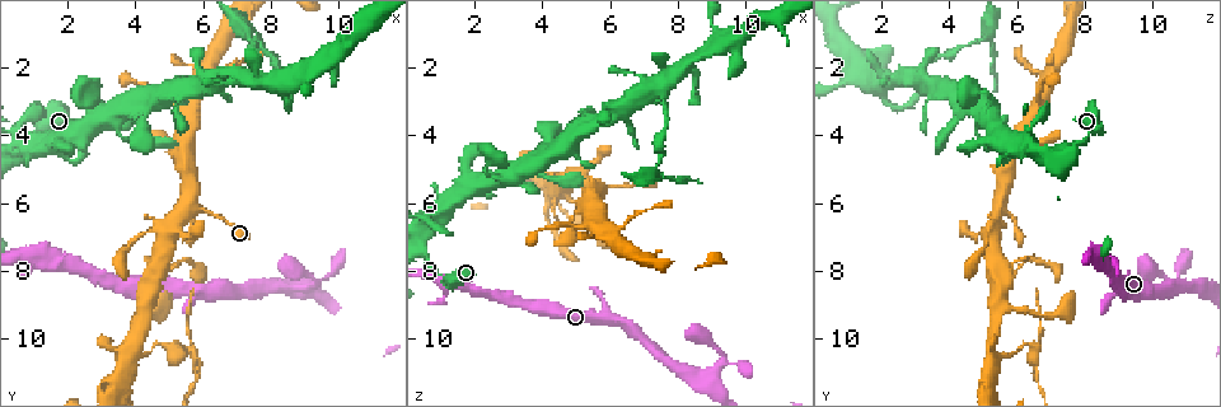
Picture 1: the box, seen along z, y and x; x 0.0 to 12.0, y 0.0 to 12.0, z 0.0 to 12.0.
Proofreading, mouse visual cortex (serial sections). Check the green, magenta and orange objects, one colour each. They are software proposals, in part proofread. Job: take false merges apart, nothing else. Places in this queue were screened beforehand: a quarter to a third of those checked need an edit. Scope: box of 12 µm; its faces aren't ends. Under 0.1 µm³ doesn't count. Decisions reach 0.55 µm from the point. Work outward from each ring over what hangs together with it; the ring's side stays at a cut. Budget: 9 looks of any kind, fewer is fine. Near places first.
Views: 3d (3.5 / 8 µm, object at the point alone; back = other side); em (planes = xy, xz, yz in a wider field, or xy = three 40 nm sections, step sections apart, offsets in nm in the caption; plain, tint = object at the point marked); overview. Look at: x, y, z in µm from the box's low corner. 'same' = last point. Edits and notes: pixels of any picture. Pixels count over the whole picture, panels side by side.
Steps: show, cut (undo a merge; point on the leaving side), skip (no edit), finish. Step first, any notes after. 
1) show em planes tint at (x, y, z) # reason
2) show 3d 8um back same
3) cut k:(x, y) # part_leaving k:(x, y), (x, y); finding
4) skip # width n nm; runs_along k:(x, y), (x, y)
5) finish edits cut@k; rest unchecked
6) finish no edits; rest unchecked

show 3d 3.5um at (7.3, 2.1, 2.9) # two arms in line, one across

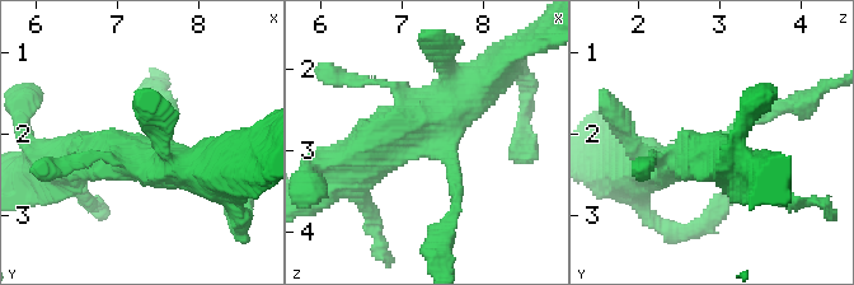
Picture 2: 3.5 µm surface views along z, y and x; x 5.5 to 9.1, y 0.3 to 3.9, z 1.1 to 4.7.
show em planes plain at (7.40, 2.20, 2.85)

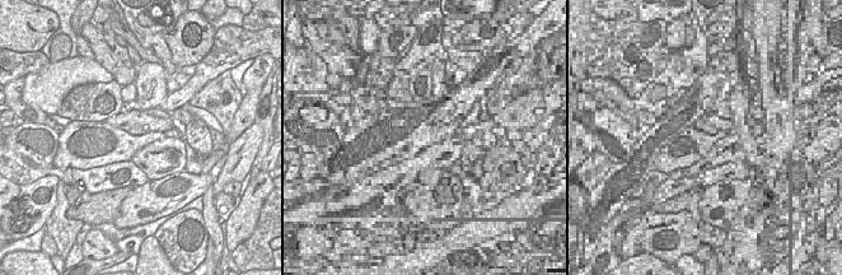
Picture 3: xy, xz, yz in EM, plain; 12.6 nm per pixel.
show em planes tint same

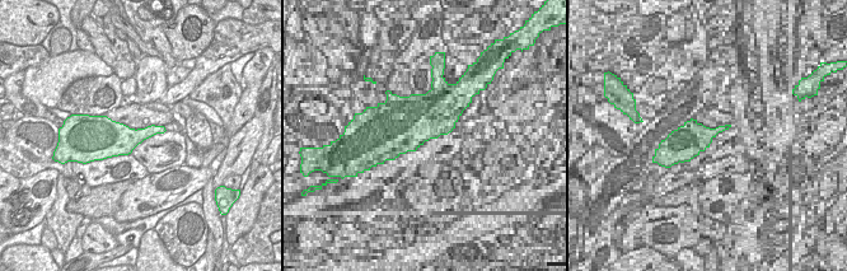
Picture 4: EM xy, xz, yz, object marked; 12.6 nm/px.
skip # runs_along 2:(346, 168), (389, 132), (487, 76); all the same cell

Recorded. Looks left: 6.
show 3d 3.5um at (7.5, 1.3, 4.9) # a narrow waist

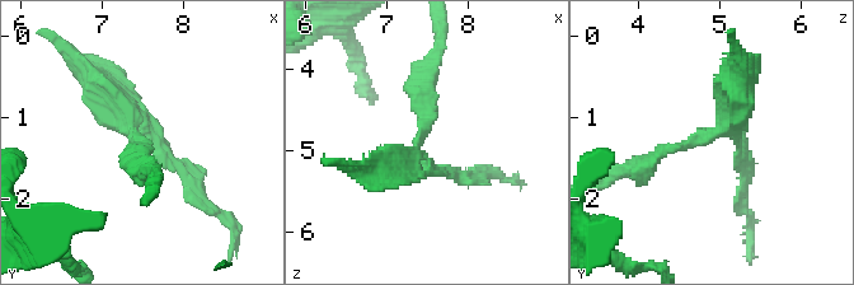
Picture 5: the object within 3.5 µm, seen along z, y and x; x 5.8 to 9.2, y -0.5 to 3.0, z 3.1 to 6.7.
show em planes tint at (7.45, 1.25, 4.95) # now the EM

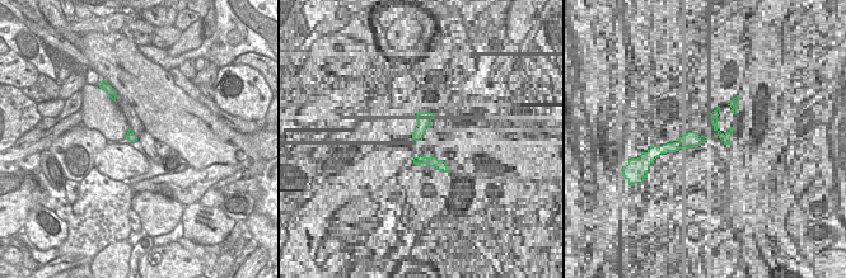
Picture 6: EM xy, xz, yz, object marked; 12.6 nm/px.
cut 5:(95, 107) # part_leaving 5:(131, 124), (131, 116), (54, 42); two cells meet here

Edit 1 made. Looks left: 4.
show overview

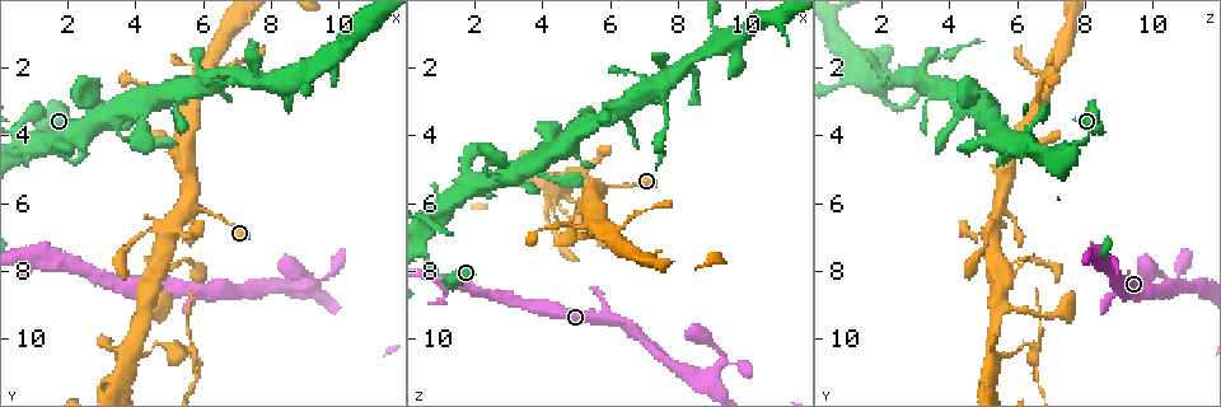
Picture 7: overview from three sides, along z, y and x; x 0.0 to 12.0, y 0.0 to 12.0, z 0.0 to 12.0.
show 3d 3.5um at (9.3, 8.3, 10.3) # thin neck

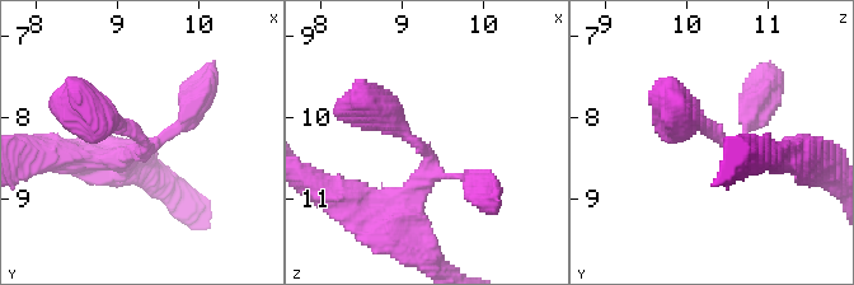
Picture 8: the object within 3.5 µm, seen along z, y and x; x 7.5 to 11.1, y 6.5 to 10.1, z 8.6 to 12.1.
show em xy step 1 tint at (9.25, 8.25, 10.40)

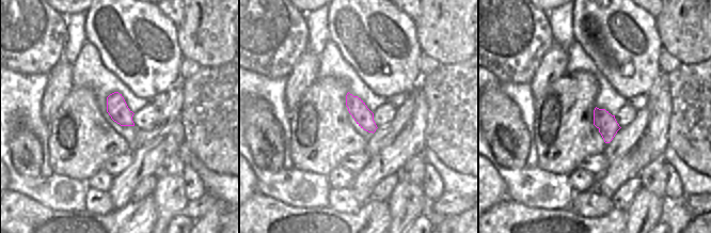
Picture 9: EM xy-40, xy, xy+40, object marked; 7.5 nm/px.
skip # runs_along 8:(779, 157), (731, 148), (672, 102); one cell here

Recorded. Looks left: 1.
finish edits cut@5; rest unchecked

